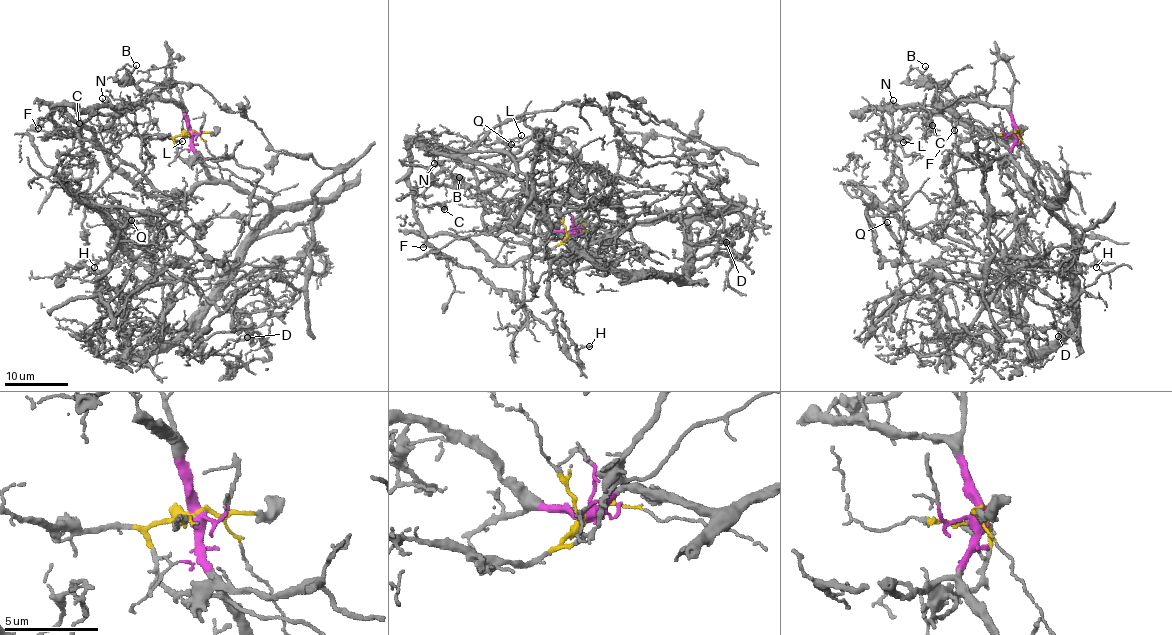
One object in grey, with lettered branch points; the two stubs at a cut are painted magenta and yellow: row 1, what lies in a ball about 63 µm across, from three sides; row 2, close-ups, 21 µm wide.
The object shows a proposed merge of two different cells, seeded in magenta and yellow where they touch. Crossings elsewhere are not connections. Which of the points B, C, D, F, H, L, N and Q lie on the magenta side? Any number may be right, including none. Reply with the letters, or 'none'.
D, H, Q

